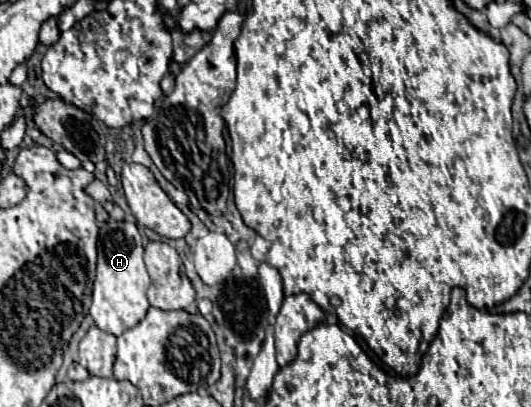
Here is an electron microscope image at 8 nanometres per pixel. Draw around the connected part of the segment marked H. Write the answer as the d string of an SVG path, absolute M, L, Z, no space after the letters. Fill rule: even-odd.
M111 219L99 229L97 253L97 277L93 284L93 303L89 315L101 331L113 333L117 337L123 331L133 329L149 309L149 273L143 263L143 237L139 235L135 223Z

